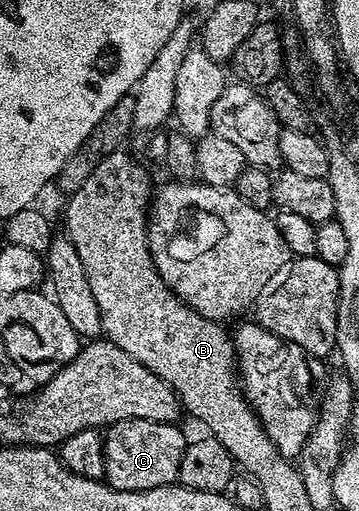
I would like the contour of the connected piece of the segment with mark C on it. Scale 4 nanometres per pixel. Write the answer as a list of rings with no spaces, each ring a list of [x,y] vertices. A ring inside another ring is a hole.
[[[122,420],[103,431],[104,477],[103,481],[122,492],[138,492],[159,486],[173,485],[178,479],[178,468],[188,447],[189,439],[179,430],[179,425],[154,420]]]

